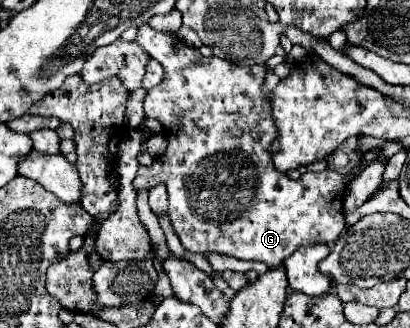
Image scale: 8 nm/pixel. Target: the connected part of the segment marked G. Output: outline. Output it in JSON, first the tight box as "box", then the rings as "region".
{"box":[133,25,349,267],"region":[[[149,25],[139,27],[135,41],[165,69],[165,79],[147,91],[145,115],[163,123],[169,145],[161,157],[153,159],[151,167],[139,167],[133,187],[135,191],[149,191],[159,183],[167,185],[169,219],[187,251],[215,251],[277,267],[301,245],[331,245],[339,239],[345,229],[343,189],[349,185],[347,177],[341,177],[341,173],[333,169],[325,169],[321,173],[303,173],[293,181],[271,163],[269,145],[277,137],[277,129],[275,121],[271,121],[269,97],[261,93],[265,67],[239,67],[219,57],[203,57],[199,49],[189,47],[183,39],[159,33]]]}

